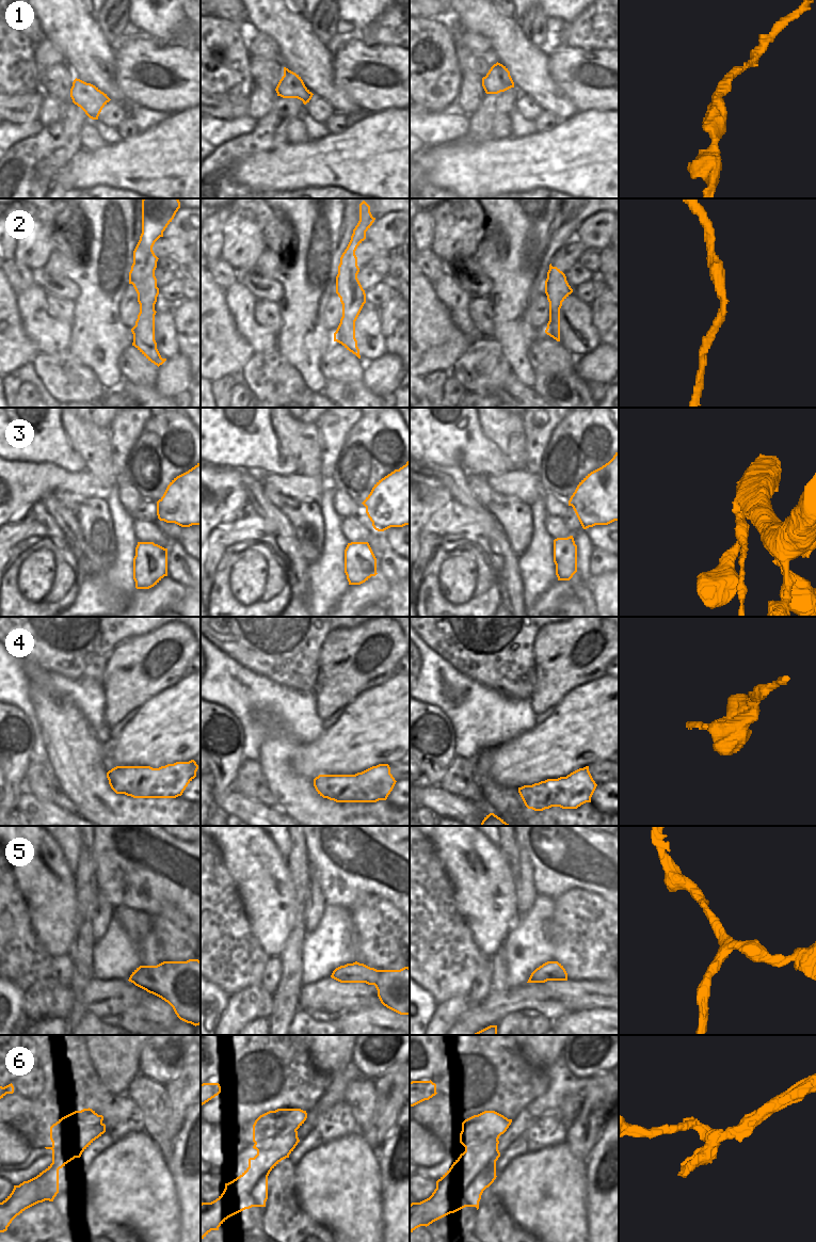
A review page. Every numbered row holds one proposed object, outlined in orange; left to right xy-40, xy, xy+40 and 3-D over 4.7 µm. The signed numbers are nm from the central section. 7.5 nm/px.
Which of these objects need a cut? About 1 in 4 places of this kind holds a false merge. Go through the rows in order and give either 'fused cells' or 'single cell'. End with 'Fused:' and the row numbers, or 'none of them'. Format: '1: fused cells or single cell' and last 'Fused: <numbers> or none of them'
1: single cell
2: single cell
3: fused cells
4: single cell
5: single cell
6: fused cells
Fused: 3, 6

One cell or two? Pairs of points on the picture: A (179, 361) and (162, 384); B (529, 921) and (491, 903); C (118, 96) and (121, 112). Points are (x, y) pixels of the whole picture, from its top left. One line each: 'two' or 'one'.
A: one
B: two
C: two

